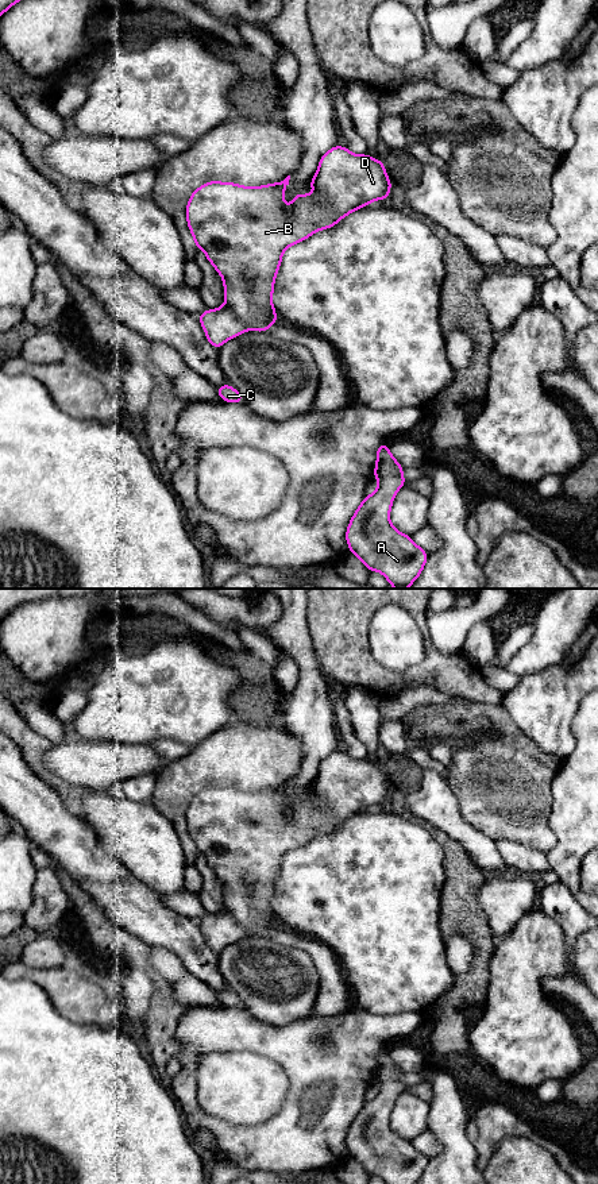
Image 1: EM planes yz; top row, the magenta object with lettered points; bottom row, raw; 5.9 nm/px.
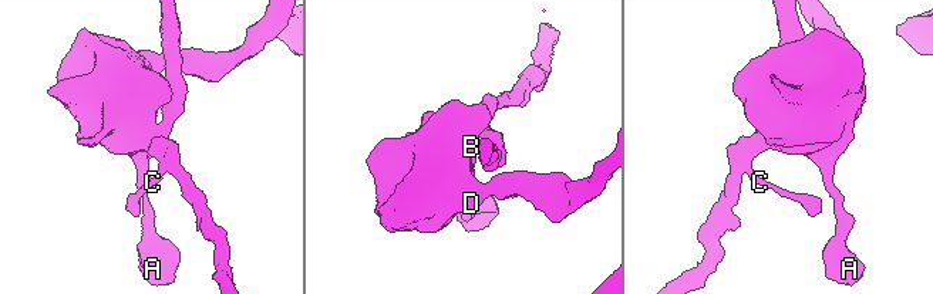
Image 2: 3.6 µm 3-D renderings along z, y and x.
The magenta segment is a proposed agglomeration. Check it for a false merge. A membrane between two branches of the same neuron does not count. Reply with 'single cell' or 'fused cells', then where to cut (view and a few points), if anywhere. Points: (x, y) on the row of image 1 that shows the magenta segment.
fused cells; cut in yz along (224, 304), (246, 330)

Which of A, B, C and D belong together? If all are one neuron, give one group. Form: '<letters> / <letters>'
A B D / C

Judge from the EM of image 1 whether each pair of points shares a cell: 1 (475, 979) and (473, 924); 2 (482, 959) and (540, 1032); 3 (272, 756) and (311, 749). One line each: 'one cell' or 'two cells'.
1: one cell
2: two cells
3: two cells

